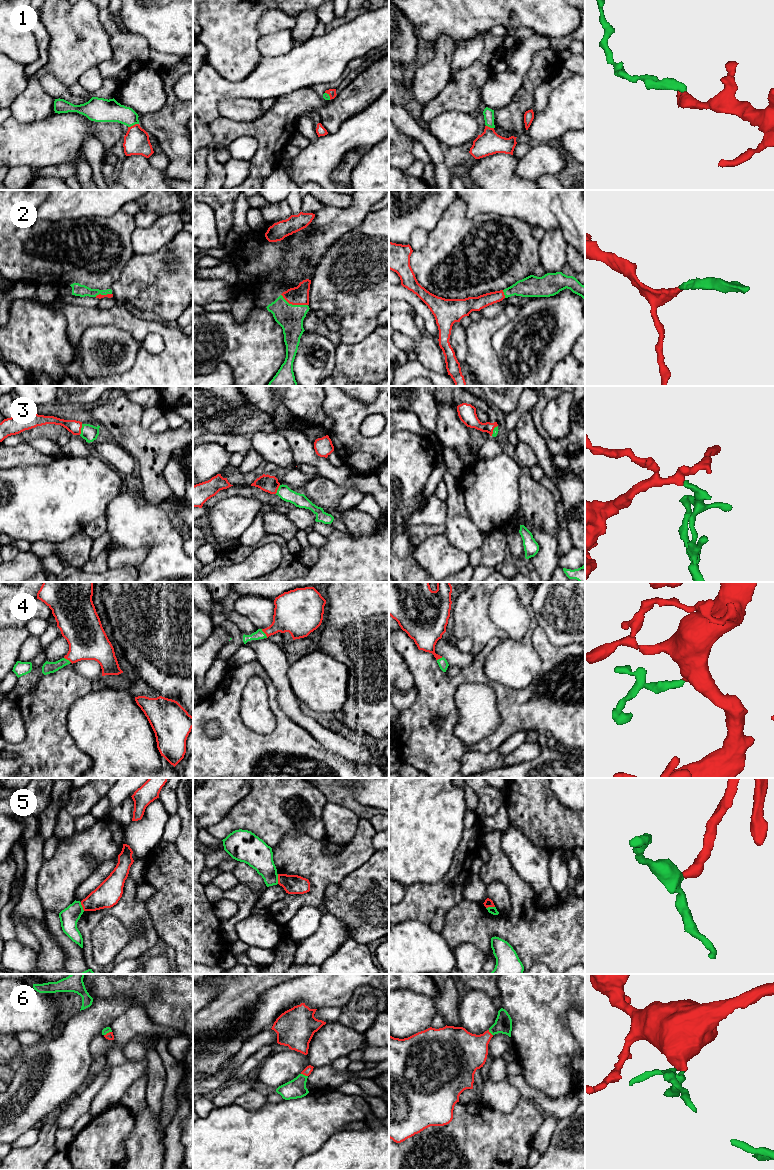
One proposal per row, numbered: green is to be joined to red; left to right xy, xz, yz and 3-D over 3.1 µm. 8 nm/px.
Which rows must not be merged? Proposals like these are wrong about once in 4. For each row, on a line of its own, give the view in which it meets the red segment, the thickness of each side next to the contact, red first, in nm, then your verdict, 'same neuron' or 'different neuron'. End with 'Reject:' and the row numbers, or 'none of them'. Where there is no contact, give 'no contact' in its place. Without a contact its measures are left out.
1: xy | 200/180 nm | same neuron
2: xz | 150/220 nm | same neuron
3: xy | 110/130 nm | same neuron
4: xz | 280/80 nm | same neuron
5: xz | 160/220 nm | different neuron
6: xz | 70/160 nm | same neuron
Reject: 5

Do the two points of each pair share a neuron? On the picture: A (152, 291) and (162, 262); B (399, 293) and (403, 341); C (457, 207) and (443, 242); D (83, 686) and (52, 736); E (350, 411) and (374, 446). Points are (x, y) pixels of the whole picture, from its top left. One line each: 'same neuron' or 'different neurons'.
A: same neuron
B: different neurons
C: same neuron
D: same neuron
E: same neuron

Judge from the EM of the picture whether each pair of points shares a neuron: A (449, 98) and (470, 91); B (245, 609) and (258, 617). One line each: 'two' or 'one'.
A: one
B: one

